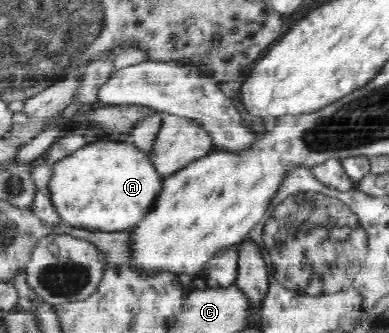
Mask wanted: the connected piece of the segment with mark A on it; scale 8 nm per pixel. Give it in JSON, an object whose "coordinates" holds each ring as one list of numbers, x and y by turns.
{"coordinates":[[100,139,87,143,58,161,52,160,50,164,53,165,53,175,46,189,56,212,65,224,87,231,128,231,151,210,163,181,156,175,152,163,146,159,145,152,132,141]]}

